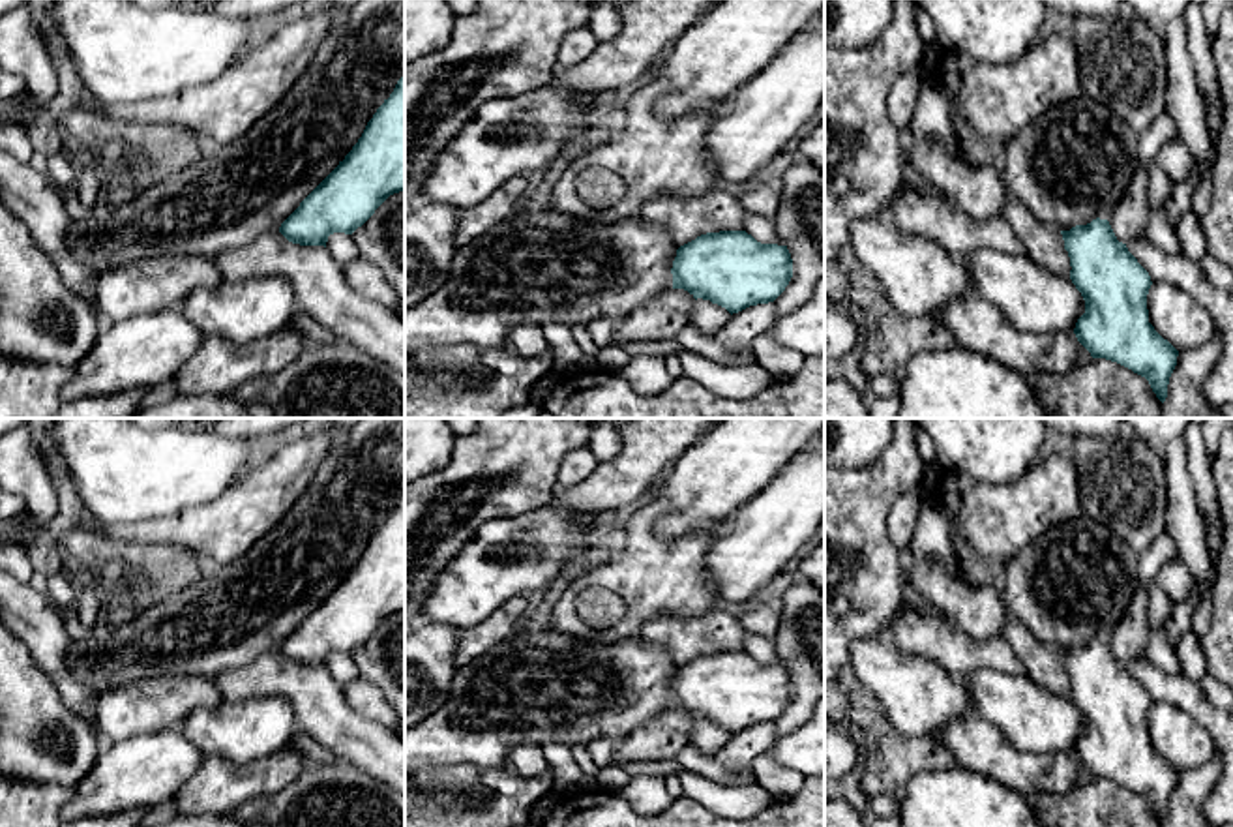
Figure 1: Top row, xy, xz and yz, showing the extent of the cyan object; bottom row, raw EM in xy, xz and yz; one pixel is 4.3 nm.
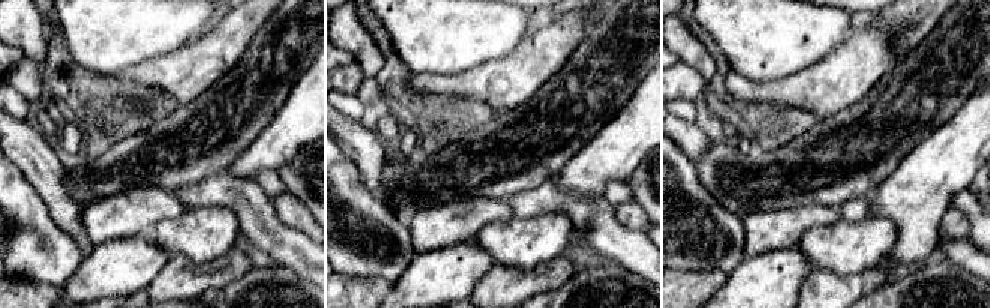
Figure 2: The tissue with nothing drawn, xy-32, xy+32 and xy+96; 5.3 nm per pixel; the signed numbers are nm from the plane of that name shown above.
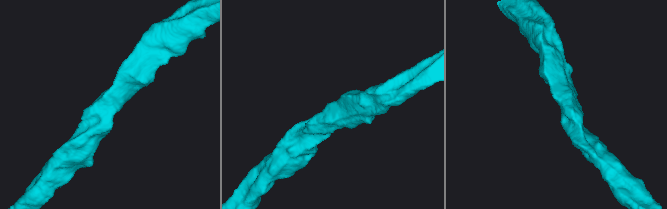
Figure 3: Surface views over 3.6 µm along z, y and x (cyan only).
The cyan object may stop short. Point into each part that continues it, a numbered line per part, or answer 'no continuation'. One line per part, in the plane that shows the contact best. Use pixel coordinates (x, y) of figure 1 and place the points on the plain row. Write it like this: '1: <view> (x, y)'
no continuation

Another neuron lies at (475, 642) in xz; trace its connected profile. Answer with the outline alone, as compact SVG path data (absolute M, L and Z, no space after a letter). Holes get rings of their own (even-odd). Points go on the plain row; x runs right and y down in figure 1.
M502 608L472 628L461 628L457 634L457 664L465 666L472 658L483 656L498 643L515 634L517 619L510 617Z

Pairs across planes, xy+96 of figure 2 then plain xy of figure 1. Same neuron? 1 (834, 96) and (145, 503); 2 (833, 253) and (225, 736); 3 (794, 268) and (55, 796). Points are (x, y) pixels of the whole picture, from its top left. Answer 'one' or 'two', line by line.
1: two
2: one
3: two

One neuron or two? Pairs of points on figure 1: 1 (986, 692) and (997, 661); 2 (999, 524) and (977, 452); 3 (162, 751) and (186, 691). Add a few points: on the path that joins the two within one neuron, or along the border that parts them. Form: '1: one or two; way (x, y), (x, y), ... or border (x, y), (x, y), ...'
1: two; border (1024, 674), (975, 670), (962, 681)
2: two; border (1027, 467), (1005, 482), (943, 469)
3: two; border (178, 730), (139, 734), (126, 741)

